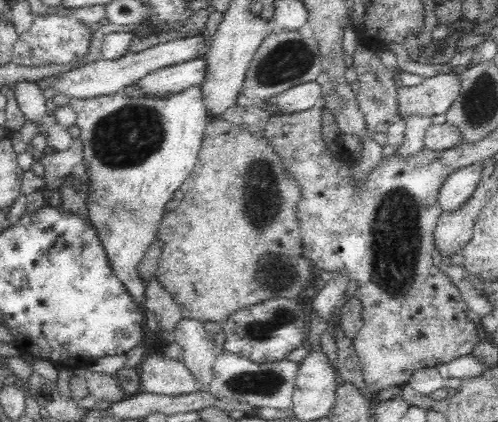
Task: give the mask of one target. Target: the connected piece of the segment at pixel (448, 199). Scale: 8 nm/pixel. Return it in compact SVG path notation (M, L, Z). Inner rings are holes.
M474 163L459 168L452 174L440 188L438 203L443 212L458 210L479 186L482 177L482 165Z

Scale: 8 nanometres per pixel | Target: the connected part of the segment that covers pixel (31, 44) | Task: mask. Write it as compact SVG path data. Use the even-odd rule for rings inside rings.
M42 14L34 17L29 30L17 36L12 48L11 61L19 65L40 66L46 64L68 64L72 60L82 60L88 52L91 36L90 25L73 17Z

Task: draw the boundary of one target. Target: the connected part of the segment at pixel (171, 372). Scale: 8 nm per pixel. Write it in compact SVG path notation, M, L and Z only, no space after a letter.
M151 353L139 365L142 392L180 396L199 391L199 382L183 362Z

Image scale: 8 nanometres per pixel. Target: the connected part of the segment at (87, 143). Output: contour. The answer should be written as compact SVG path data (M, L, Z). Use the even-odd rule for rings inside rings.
M190 86L168 98L132 98L118 92L96 98L70 100L80 128L82 162L90 178L90 194L86 200L89 222L98 231L114 274L129 292L131 300L138 305L145 301L147 287L138 273L138 264L157 241L156 230L162 227L166 204L173 200L174 193L181 189L182 184L192 175L204 138L205 126L212 116L203 98L200 86Z

